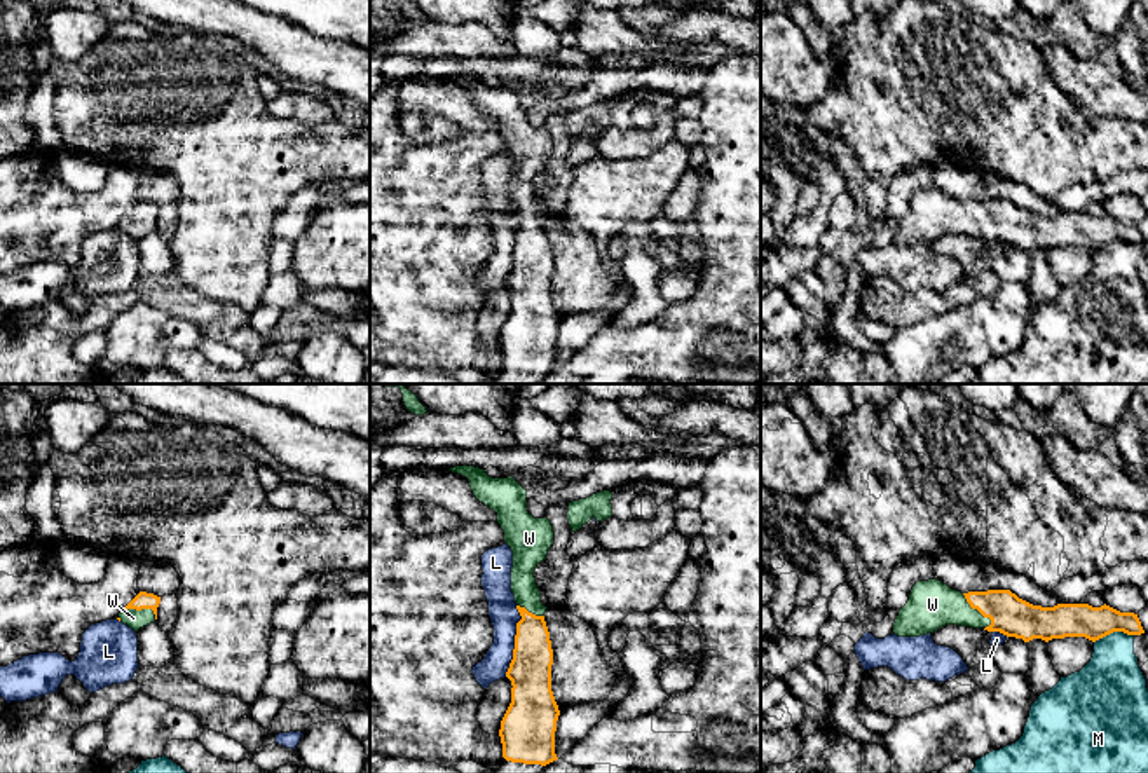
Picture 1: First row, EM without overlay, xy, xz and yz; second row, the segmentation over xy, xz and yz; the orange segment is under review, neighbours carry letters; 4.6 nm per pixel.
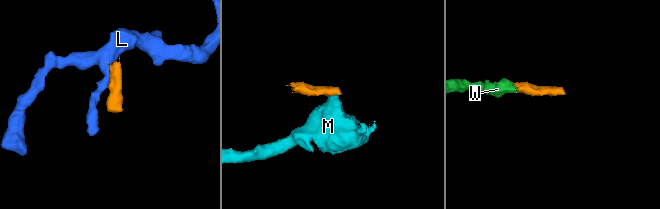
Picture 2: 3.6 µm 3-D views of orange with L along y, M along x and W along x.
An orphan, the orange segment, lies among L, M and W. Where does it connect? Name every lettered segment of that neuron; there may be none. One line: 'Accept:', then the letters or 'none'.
Accept: W

